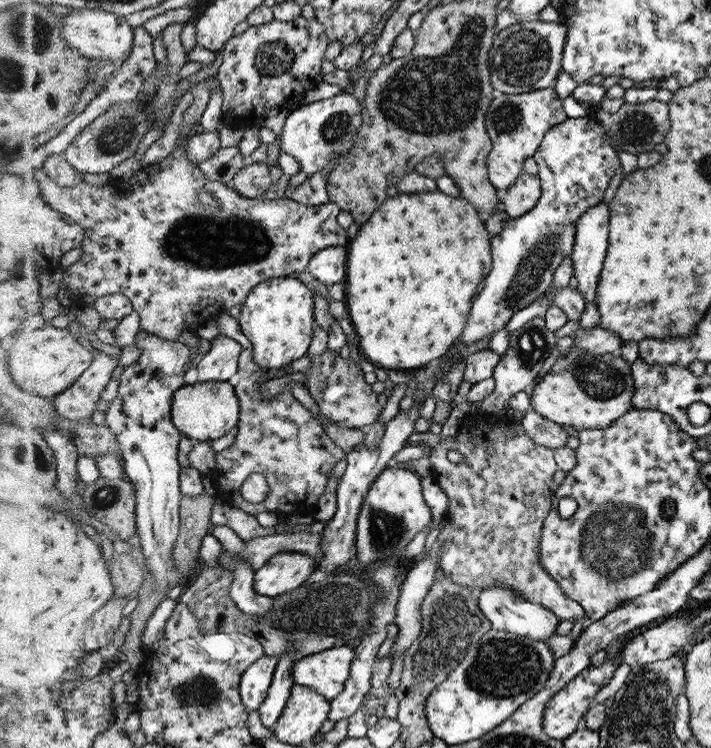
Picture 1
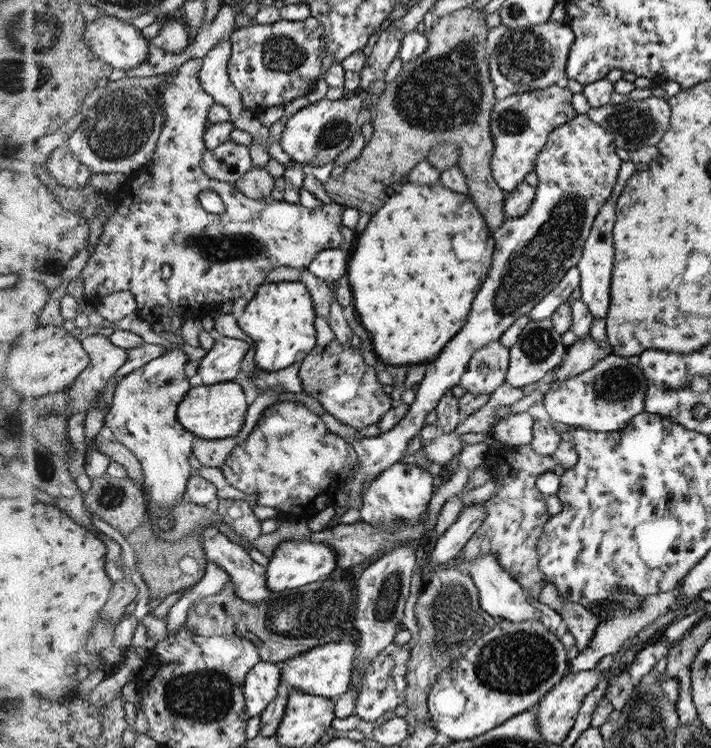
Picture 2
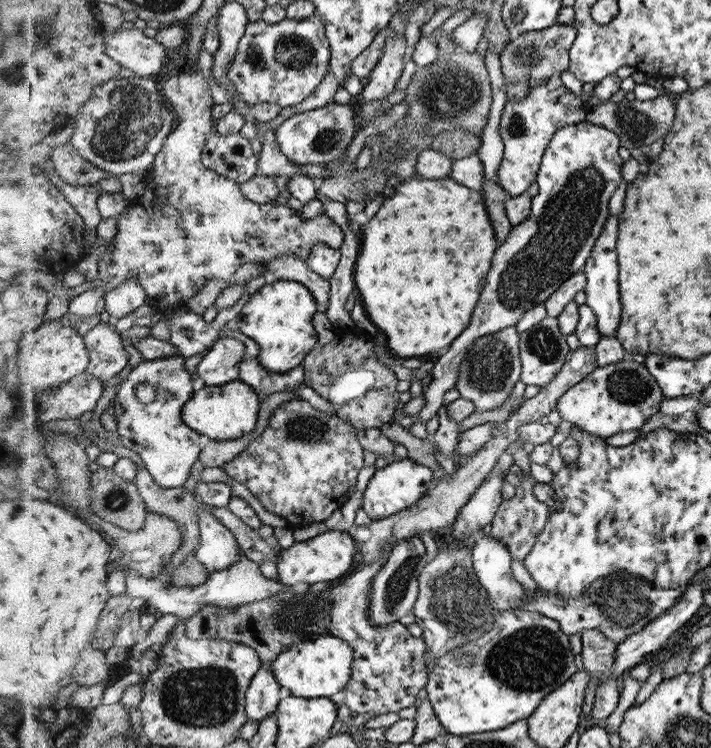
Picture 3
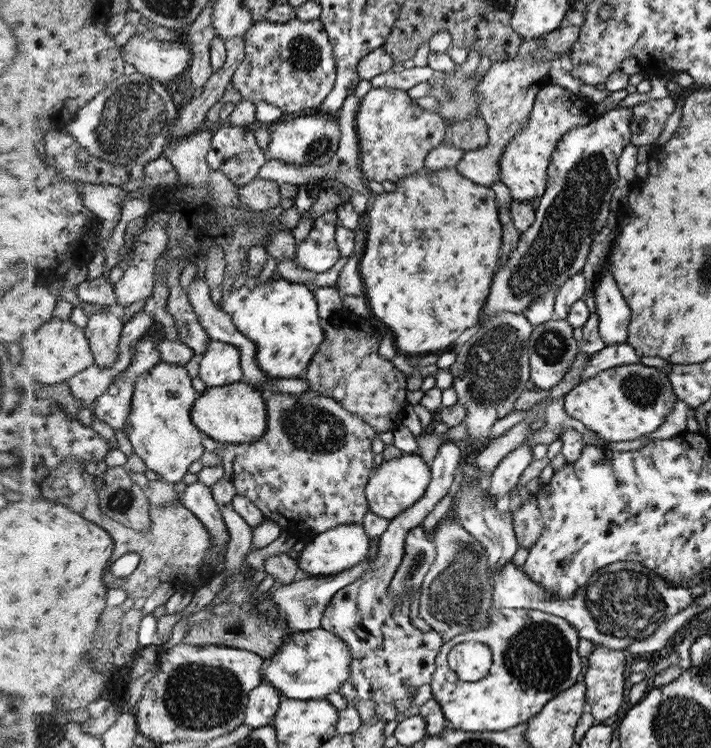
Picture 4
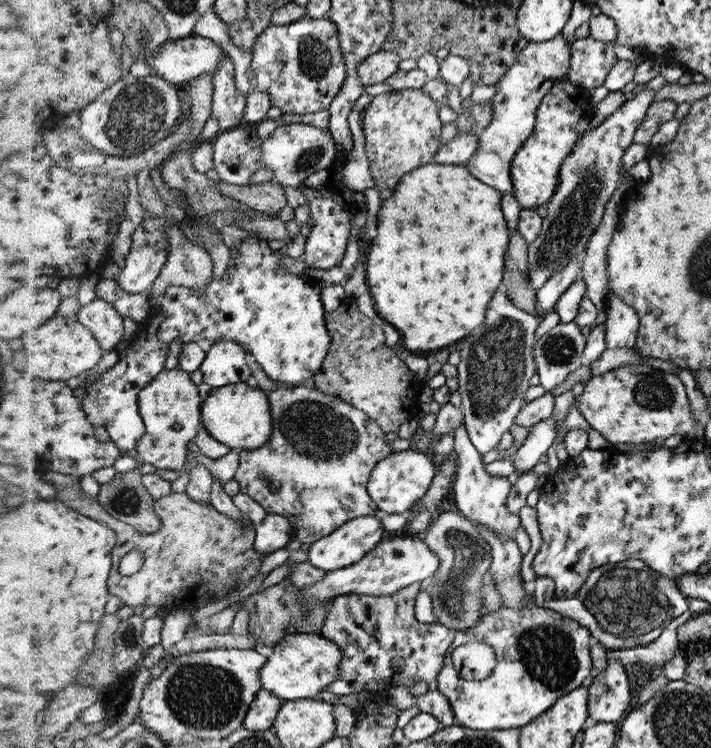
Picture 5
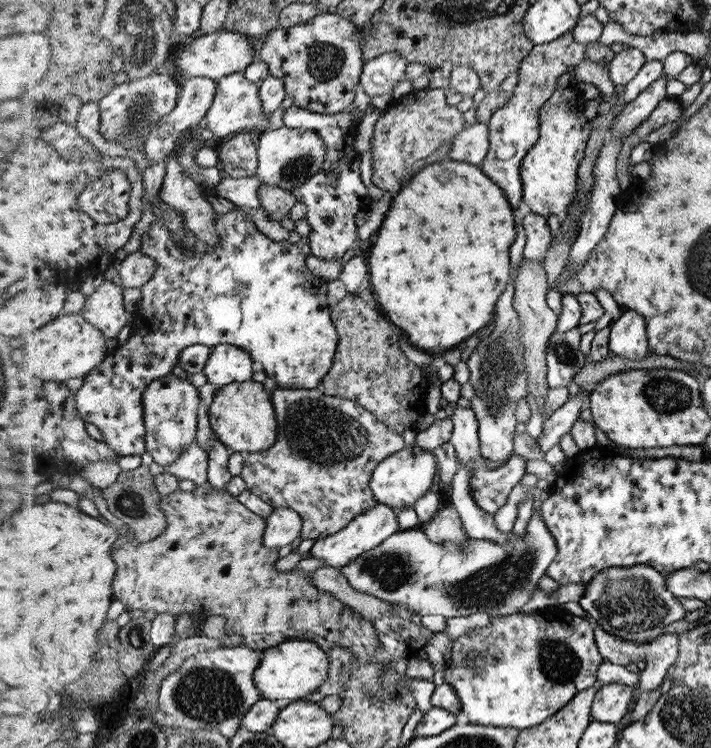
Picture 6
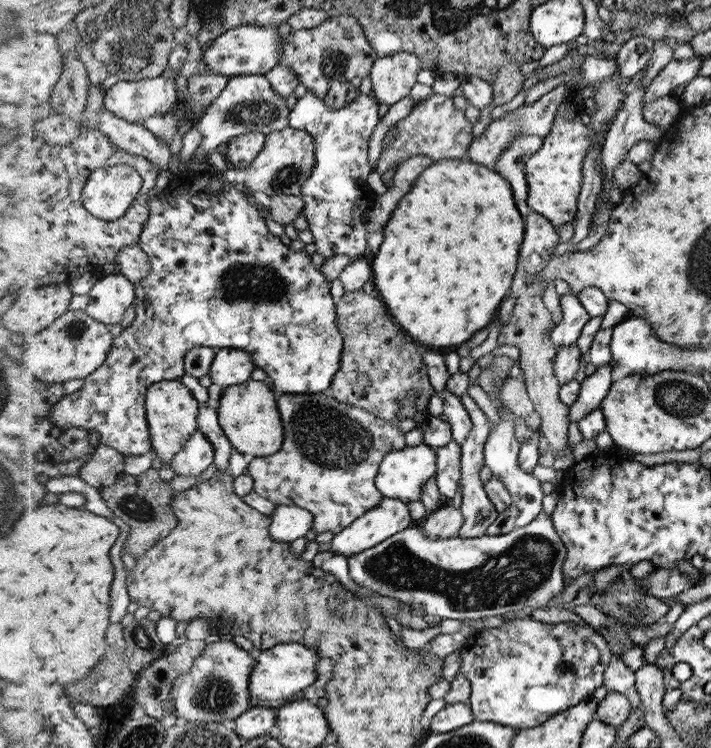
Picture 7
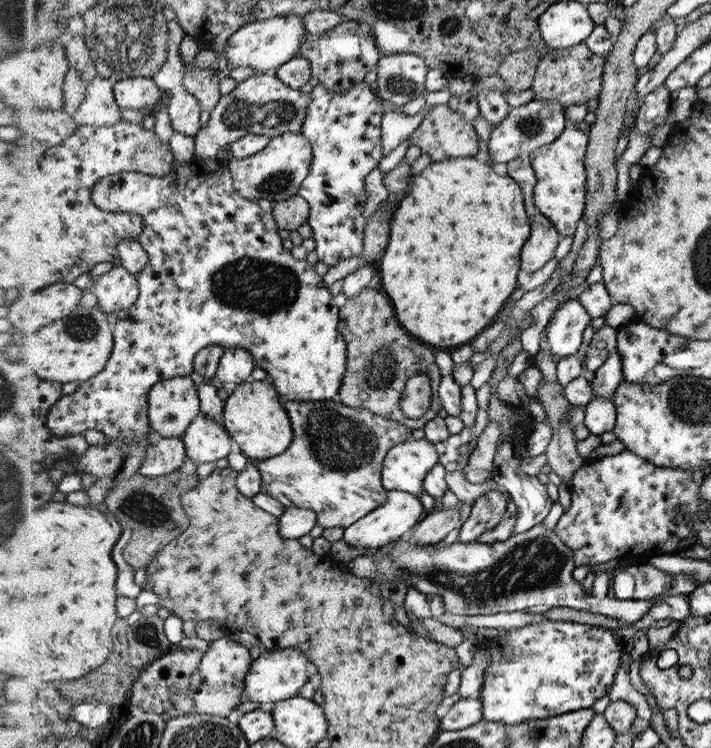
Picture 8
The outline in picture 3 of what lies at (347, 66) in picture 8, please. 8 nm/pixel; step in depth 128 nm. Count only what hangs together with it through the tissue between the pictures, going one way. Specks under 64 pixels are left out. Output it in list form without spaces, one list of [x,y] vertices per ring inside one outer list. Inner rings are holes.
[[[317,14],[304,20],[285,19],[276,23],[268,23],[264,20],[251,22],[240,43],[237,59],[229,69],[230,78],[237,86],[237,91],[244,96],[244,100],[253,106],[264,102],[278,104],[282,108],[300,104],[314,92],[314,88],[322,82],[328,70],[328,60],[331,60],[328,43],[326,28]]]

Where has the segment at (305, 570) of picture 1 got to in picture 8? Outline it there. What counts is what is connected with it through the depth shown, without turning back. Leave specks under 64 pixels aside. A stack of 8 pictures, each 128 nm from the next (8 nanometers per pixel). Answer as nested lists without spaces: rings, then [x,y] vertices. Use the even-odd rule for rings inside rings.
[[[388,490],[387,501],[384,502],[384,505],[372,510],[367,517],[360,518],[360,521],[356,521],[354,525],[344,529],[344,542],[353,547],[362,546],[362,548],[370,549],[384,547],[402,535],[409,534],[424,512],[426,512],[424,505],[420,503],[418,496],[402,490]]]

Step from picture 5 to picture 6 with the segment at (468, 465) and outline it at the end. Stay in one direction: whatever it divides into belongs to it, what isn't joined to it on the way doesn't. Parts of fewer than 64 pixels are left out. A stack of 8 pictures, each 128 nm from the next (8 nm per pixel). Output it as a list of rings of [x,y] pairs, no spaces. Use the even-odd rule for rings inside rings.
[[[450,402],[447,410],[453,422],[453,432],[449,442],[455,448],[458,463],[459,465],[468,465],[468,463],[474,465],[474,474],[472,474],[472,480],[470,480],[470,483],[472,483],[472,486],[470,486],[471,494],[474,495],[472,499],[474,499],[474,503],[476,503],[478,508],[482,509],[482,511],[490,515],[496,515],[496,512],[507,505],[506,498],[508,498],[508,494],[511,494],[511,490],[521,483],[522,478],[526,474],[526,462],[528,461],[514,454],[504,466],[496,470],[484,472],[484,476],[482,476],[482,486],[480,486],[479,421],[475,417],[472,409],[458,406],[454,402]],[[480,492],[482,492],[482,500],[480,500]]]

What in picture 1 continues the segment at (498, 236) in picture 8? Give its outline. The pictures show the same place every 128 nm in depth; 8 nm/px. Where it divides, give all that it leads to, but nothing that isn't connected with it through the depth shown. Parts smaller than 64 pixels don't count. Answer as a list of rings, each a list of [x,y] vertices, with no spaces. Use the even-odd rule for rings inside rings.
[[[439,190],[424,193],[398,192],[396,196],[388,197],[383,204],[384,206],[376,214],[371,214],[369,220],[372,220],[372,222],[366,221],[360,224],[358,235],[347,248],[348,278],[343,281],[346,284],[346,290],[348,290],[346,306],[348,306],[348,314],[350,314],[352,322],[354,322],[354,328],[356,328],[358,338],[360,338],[359,350],[370,367],[390,368],[390,370],[420,369],[421,367],[432,365],[432,360],[438,360],[440,356],[444,356],[463,334],[468,321],[466,312],[471,314],[472,302],[481,292],[484,279],[491,271],[494,261],[491,257],[491,239],[488,236],[489,232],[483,222],[483,218],[475,209],[475,206],[472,206],[472,203],[462,199],[460,196],[448,196]]]

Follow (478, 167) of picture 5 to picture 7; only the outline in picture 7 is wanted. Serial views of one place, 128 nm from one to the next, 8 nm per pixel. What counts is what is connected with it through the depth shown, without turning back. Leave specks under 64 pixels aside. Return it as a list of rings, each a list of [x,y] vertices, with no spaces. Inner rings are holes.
[[[528,133],[516,135],[503,153],[500,153],[498,164],[494,166],[494,170],[511,183],[515,202],[524,217],[532,211],[527,205],[528,181],[525,166],[527,160],[542,146],[542,143],[543,139],[536,135]]]

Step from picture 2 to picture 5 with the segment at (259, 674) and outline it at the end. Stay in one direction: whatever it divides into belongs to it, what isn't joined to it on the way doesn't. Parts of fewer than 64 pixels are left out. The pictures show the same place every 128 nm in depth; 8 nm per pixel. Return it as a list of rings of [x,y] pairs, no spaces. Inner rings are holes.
[[[263,688],[252,703],[244,727],[253,731],[272,729],[282,704],[283,700],[278,695]]]

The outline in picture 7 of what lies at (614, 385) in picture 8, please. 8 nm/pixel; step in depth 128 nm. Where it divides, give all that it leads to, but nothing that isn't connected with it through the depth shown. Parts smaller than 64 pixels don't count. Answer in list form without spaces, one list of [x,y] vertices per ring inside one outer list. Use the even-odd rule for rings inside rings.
[[[609,362],[604,366],[597,367],[595,372],[587,376],[581,383],[579,397],[569,406],[569,420],[578,422],[599,408],[600,403],[609,393],[613,381],[614,372]]]

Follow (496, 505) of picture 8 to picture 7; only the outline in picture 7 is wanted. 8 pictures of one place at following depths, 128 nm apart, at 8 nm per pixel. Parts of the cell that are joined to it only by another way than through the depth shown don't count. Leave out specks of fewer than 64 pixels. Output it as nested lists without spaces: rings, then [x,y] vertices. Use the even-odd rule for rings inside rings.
[[[468,394],[461,396],[463,405],[467,407],[469,414],[471,415],[471,421],[473,422],[473,429],[466,438],[466,441],[462,444],[462,458],[460,460],[460,494],[462,494],[462,504],[460,504],[460,511],[463,512],[463,523],[458,531],[457,536],[462,538],[474,538],[480,535],[487,534],[487,528],[498,520],[498,511],[496,506],[490,497],[486,494],[483,486],[483,480],[481,476],[481,470],[485,466],[483,449],[491,431],[490,421],[486,417],[486,414],[476,405],[474,400]]]

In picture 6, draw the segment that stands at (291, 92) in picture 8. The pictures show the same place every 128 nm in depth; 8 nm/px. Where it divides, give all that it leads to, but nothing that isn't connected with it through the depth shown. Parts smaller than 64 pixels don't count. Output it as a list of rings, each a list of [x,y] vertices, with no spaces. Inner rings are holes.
[[[244,72],[228,75],[218,81],[218,96],[209,110],[209,126],[215,137],[226,138],[238,132],[245,133],[252,130],[262,132],[270,130],[270,118],[264,112],[264,99],[262,99],[261,82],[251,82]]]

